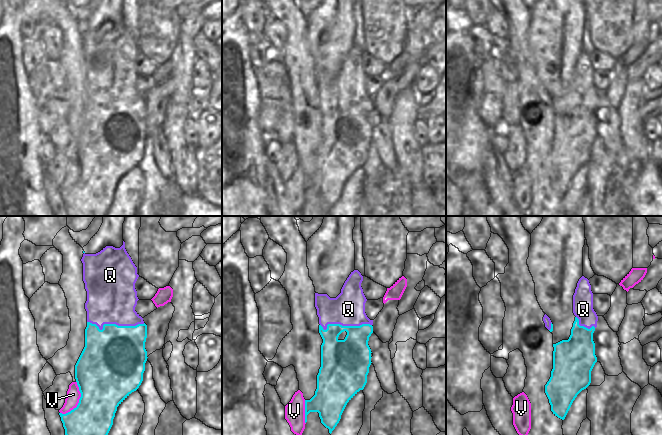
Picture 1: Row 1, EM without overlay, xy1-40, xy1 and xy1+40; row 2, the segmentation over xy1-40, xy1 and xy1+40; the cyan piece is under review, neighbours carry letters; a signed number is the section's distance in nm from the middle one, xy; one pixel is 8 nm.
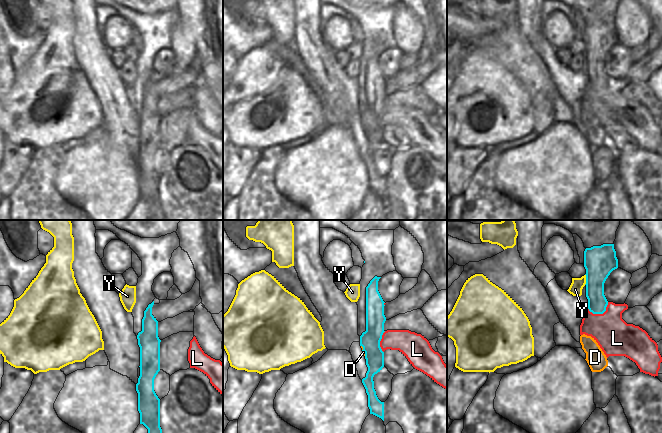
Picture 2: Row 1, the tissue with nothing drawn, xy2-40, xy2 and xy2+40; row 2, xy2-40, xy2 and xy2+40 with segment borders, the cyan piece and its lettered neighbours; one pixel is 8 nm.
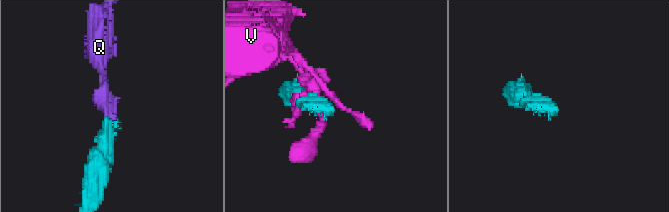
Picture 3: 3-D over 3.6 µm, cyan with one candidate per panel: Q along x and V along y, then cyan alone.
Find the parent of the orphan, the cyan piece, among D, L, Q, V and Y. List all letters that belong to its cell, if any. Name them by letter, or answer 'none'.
Q

